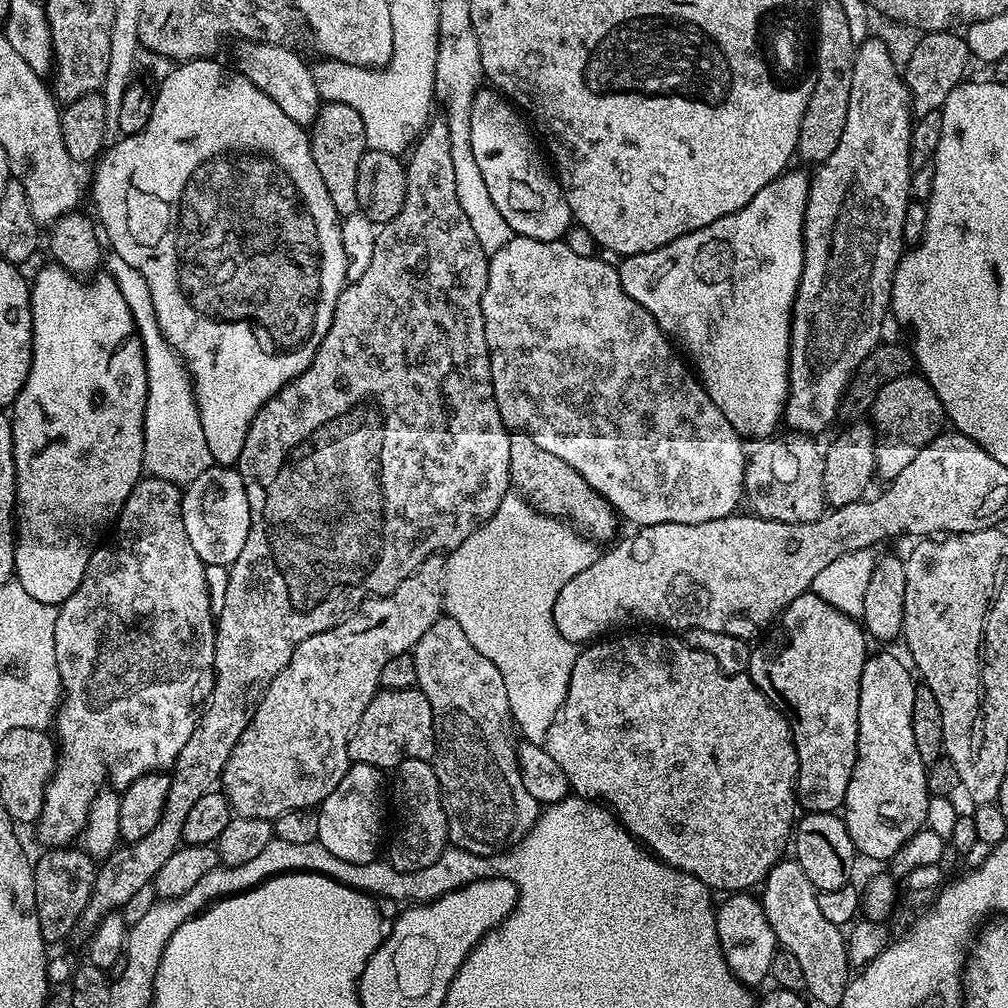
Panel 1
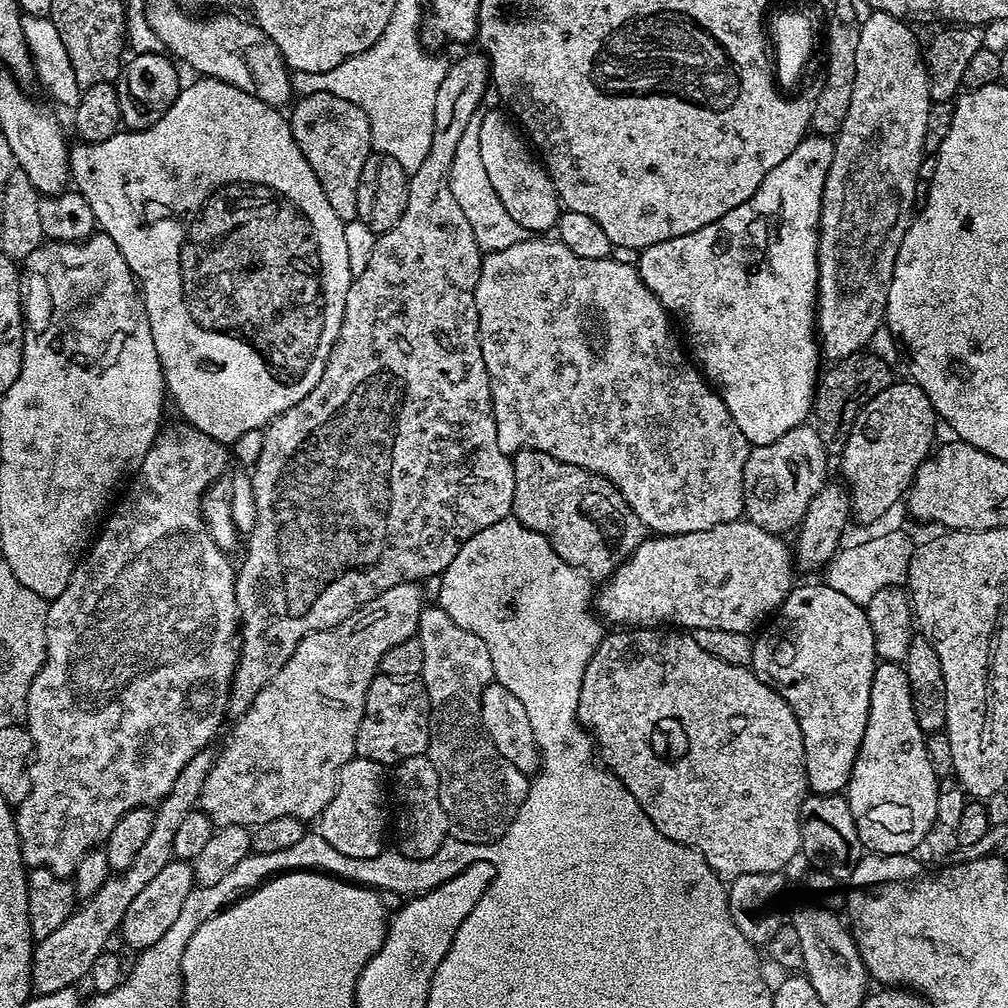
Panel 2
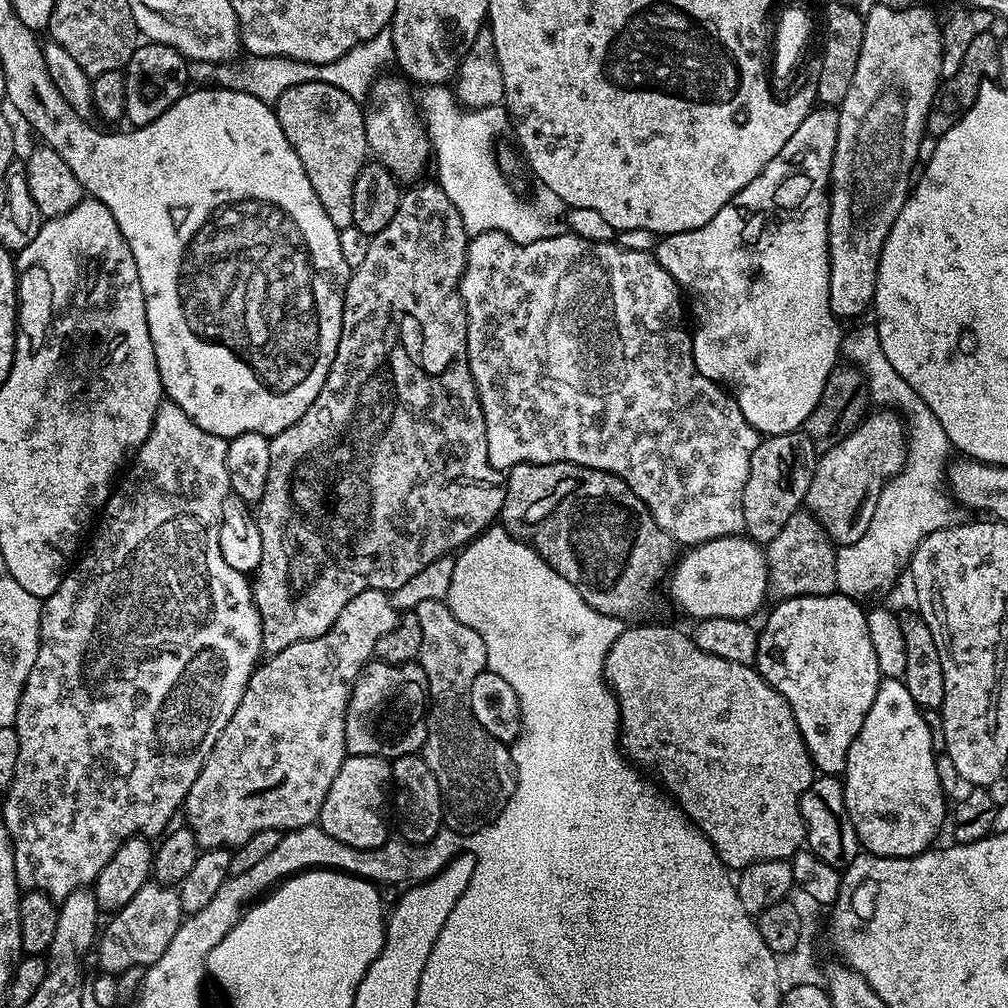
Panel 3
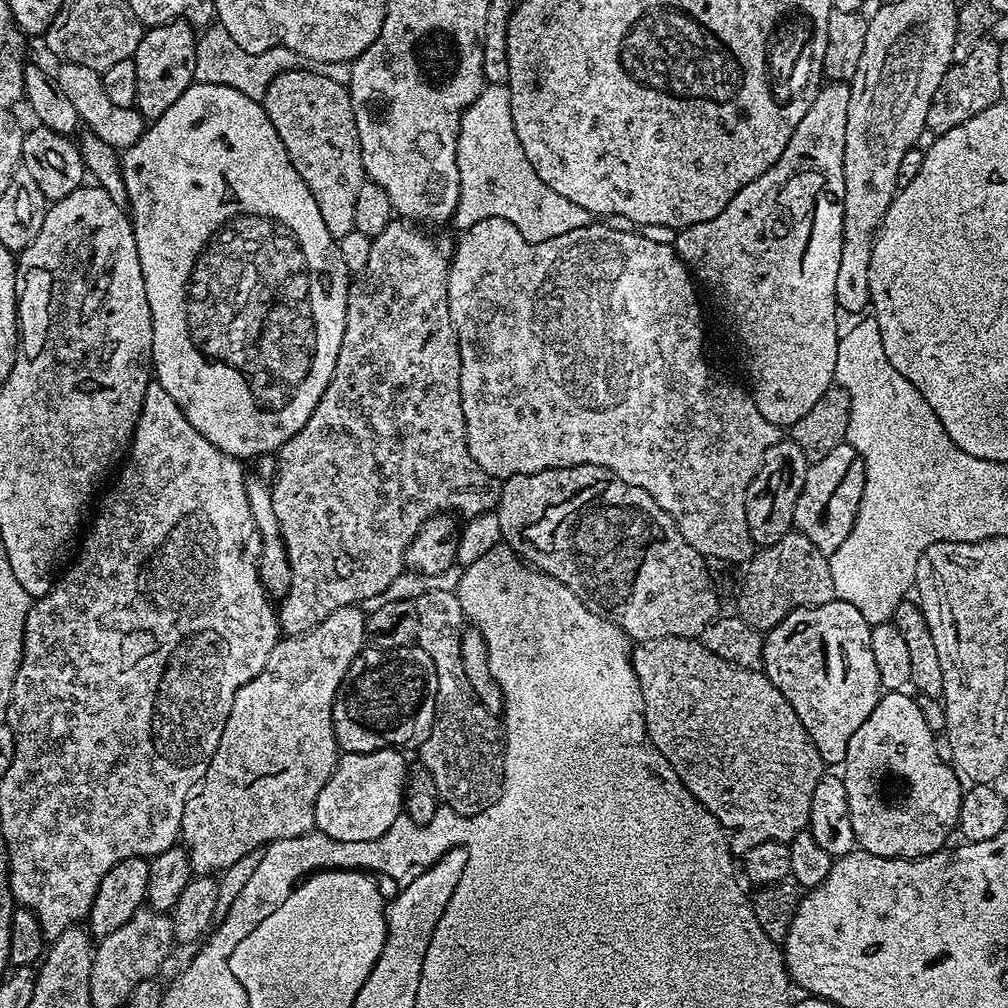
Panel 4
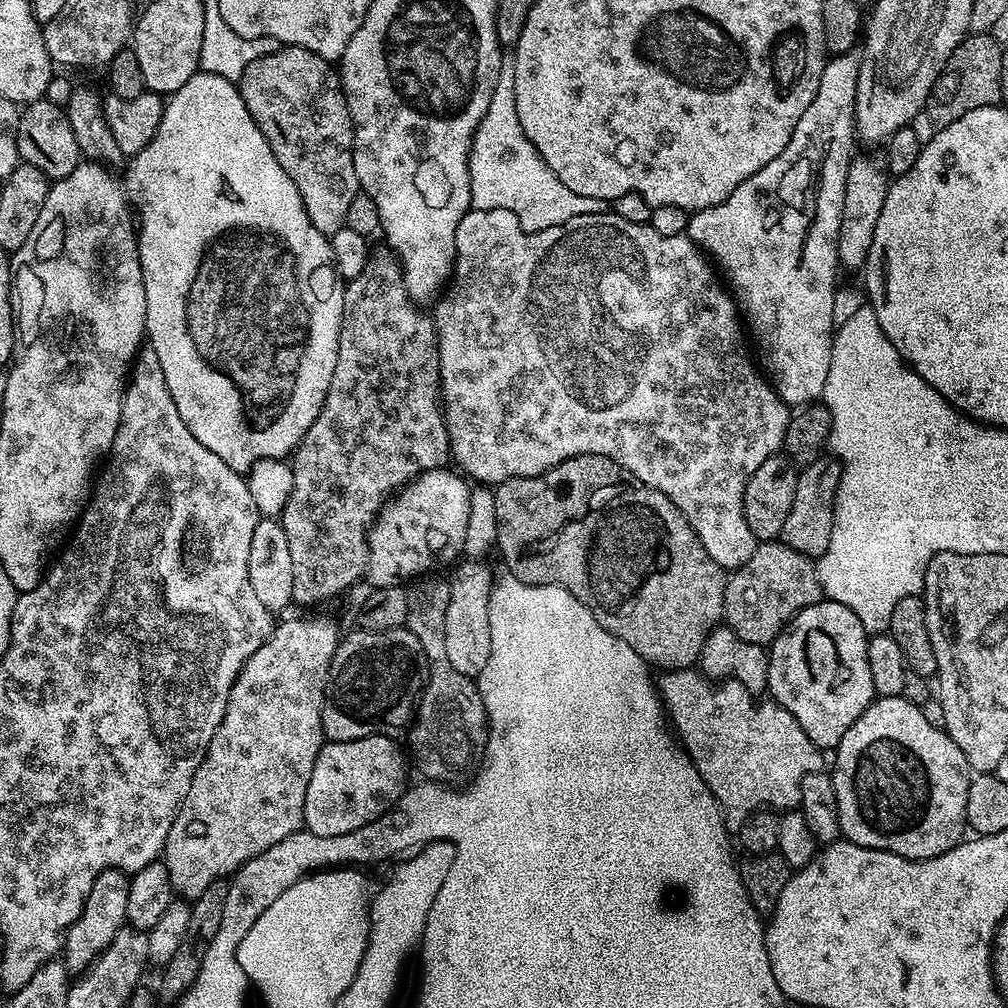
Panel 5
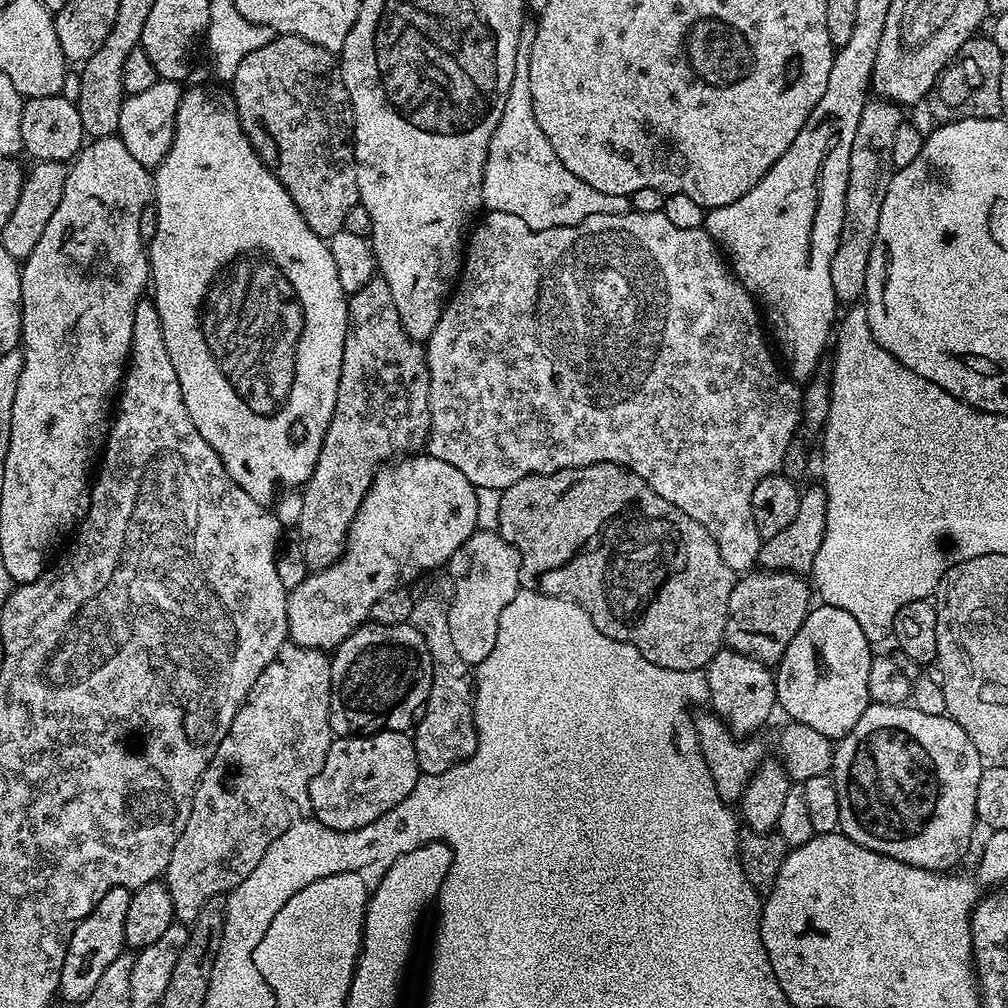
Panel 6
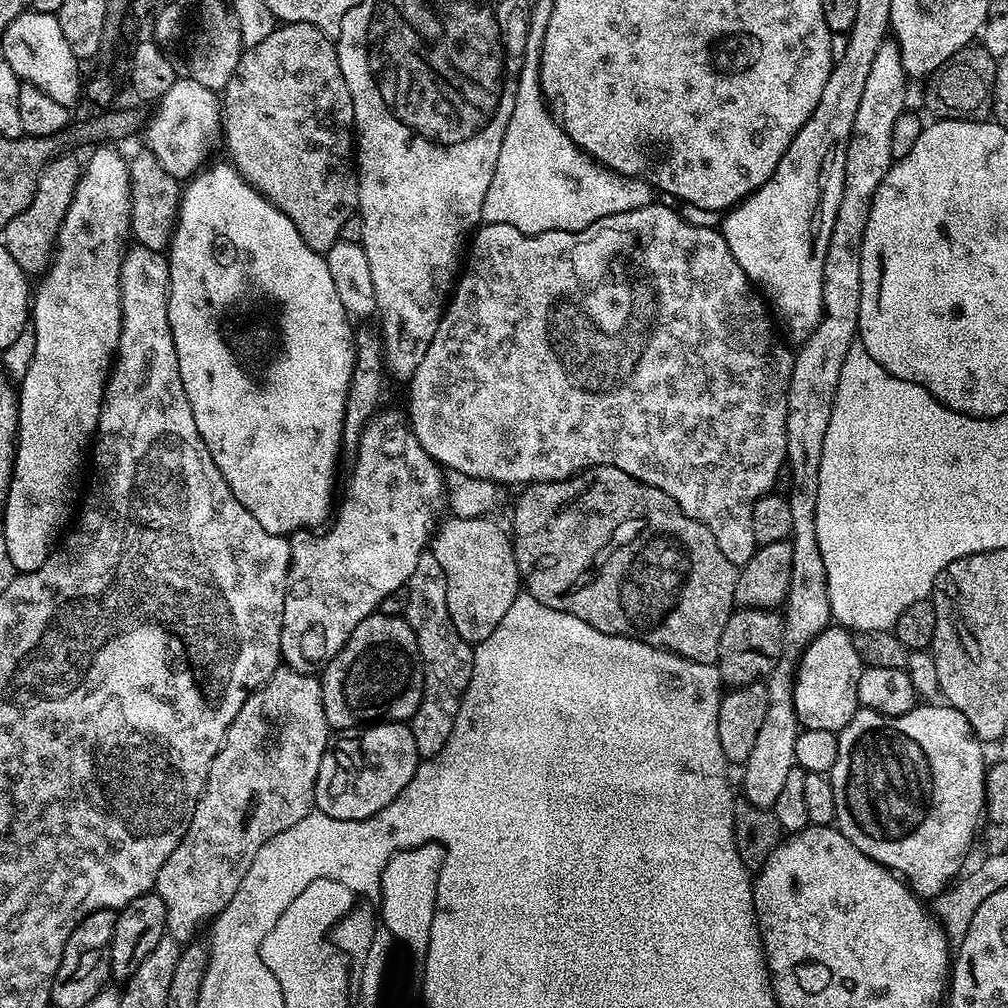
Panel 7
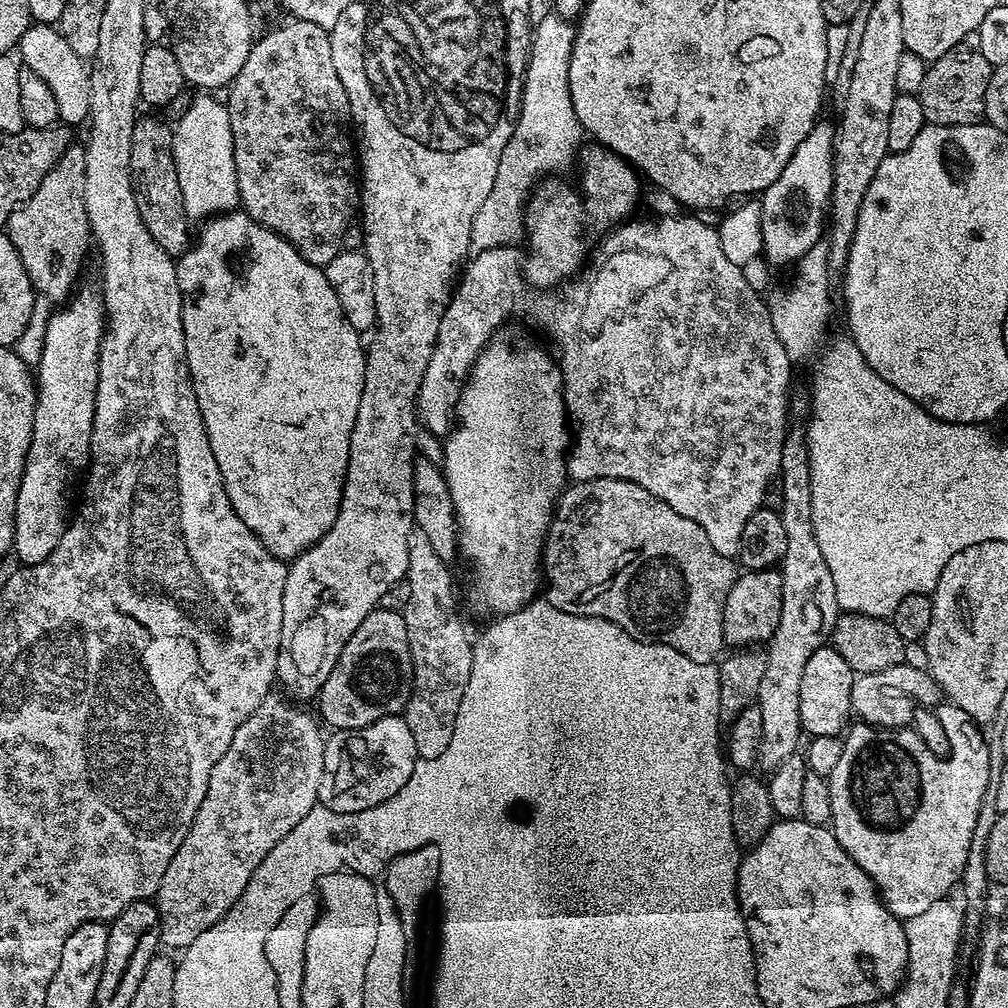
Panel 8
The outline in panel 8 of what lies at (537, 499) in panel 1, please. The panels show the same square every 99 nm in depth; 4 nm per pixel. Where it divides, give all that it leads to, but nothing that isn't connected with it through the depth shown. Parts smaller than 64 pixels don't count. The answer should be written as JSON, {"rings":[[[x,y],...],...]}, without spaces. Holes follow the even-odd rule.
{"rings":[[[594,478],[572,482],[565,487],[556,502],[556,510],[552,513],[552,521],[548,534],[544,537],[544,554],[542,557],[542,580],[546,585],[546,599],[550,606],[575,616],[593,616],[614,622],[623,632],[628,632],[641,640],[665,644],[690,658],[690,662],[702,662],[715,665],[725,651],[724,642],[724,607],[726,594],[730,594],[730,586],[734,586],[738,568],[733,557],[718,554],[714,546],[710,546],[710,538],[706,538],[706,530],[698,526],[698,522],[690,522],[690,518],[682,518],[678,510],[670,510],[662,498],[654,498],[650,490],[638,486],[634,482],[626,482],[618,478]]]}

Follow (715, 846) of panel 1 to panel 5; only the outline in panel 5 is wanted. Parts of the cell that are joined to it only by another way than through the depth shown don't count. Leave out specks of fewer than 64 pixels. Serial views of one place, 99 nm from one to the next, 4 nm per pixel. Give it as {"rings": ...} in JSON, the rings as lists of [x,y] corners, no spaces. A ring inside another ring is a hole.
{"rings":[[[692,668],[668,670],[662,676],[658,680],[658,695],[670,721],[671,731],[725,813],[733,812],[739,818],[747,818],[761,810],[799,809],[802,780],[806,774],[821,771],[822,752],[814,746],[814,742],[810,742],[810,738],[806,738],[806,730],[798,726],[798,718],[794,718],[790,710],[768,698],[759,704],[756,701],[759,699],[746,690],[742,682],[713,682]]]}

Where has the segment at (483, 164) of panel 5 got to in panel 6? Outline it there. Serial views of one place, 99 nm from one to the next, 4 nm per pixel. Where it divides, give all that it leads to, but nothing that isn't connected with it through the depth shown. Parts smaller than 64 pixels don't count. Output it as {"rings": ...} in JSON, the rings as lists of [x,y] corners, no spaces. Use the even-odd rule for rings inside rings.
{"rings":[[[524,50],[516,55],[514,82],[510,82],[510,94],[506,98],[506,110],[502,110],[502,118],[494,130],[494,138],[490,138],[488,157],[484,163],[484,177],[482,178],[482,190],[480,191],[481,201],[486,199],[487,196],[512,196],[510,200],[514,200],[514,204],[524,208],[524,212],[532,210],[532,202],[528,202],[526,196],[530,196],[532,200],[544,200],[544,210],[552,212],[552,214],[558,214],[556,228],[574,226],[594,214],[622,214],[629,211],[630,208],[629,197],[604,194],[602,190],[596,190],[594,186],[588,186],[586,182],[582,182],[582,178],[570,174],[570,170],[566,170],[566,166],[562,164],[558,154],[554,154],[554,146],[550,146],[546,134],[542,134],[538,122],[534,118],[534,110],[530,102],[528,53]]]}

